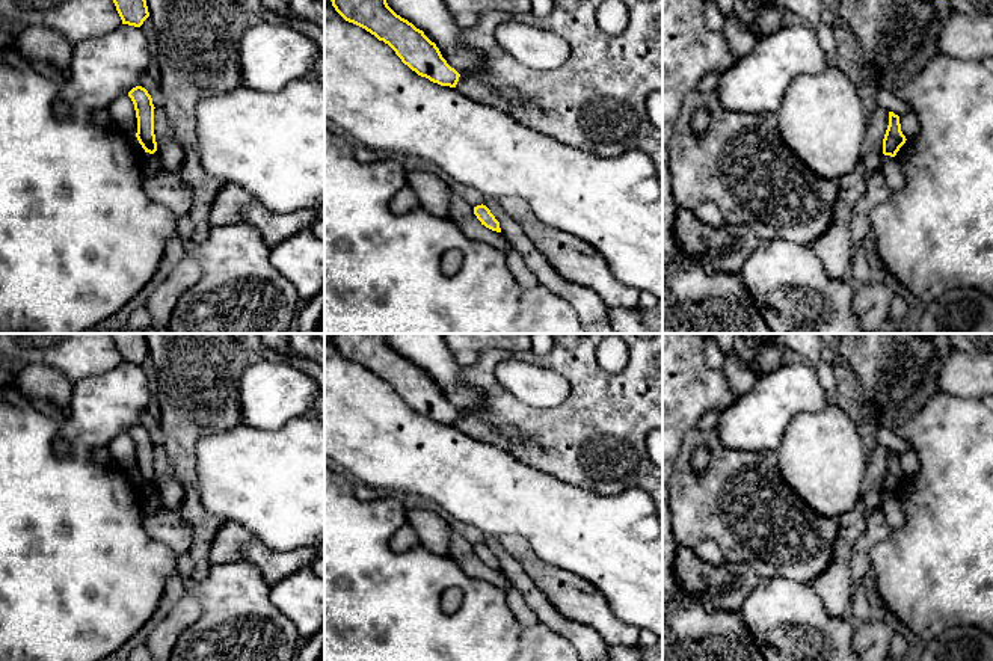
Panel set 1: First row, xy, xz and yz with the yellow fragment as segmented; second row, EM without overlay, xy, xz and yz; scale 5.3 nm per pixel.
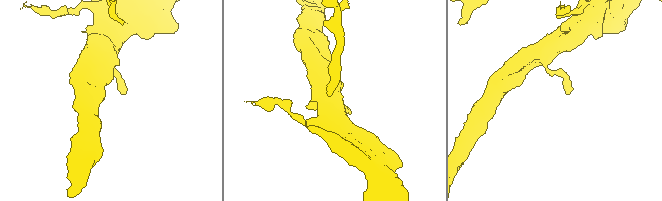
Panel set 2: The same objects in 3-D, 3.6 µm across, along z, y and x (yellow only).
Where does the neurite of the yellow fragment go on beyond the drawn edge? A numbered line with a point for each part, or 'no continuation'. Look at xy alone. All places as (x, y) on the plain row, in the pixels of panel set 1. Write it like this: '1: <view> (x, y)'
no continuation

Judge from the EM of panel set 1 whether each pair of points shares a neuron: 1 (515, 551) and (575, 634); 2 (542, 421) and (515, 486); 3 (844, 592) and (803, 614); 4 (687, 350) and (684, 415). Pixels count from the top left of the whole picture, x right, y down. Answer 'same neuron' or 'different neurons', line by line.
1: different neurons
2: different neurons
3: different neurons
4: same neuron

